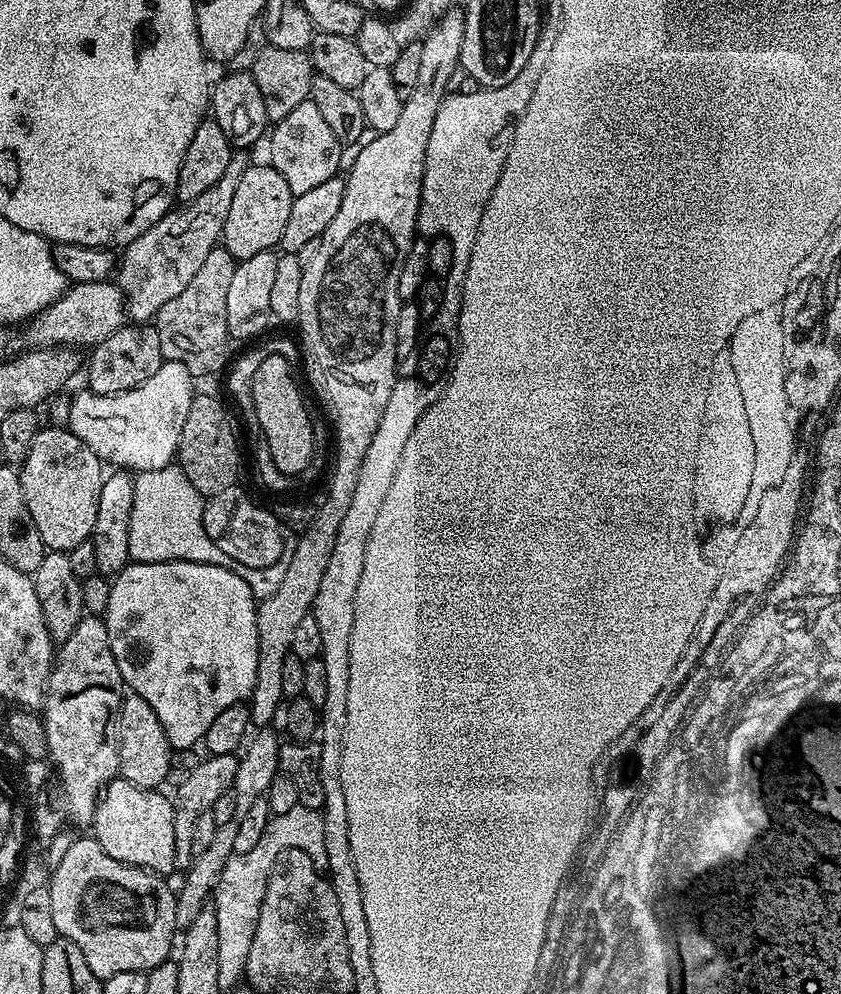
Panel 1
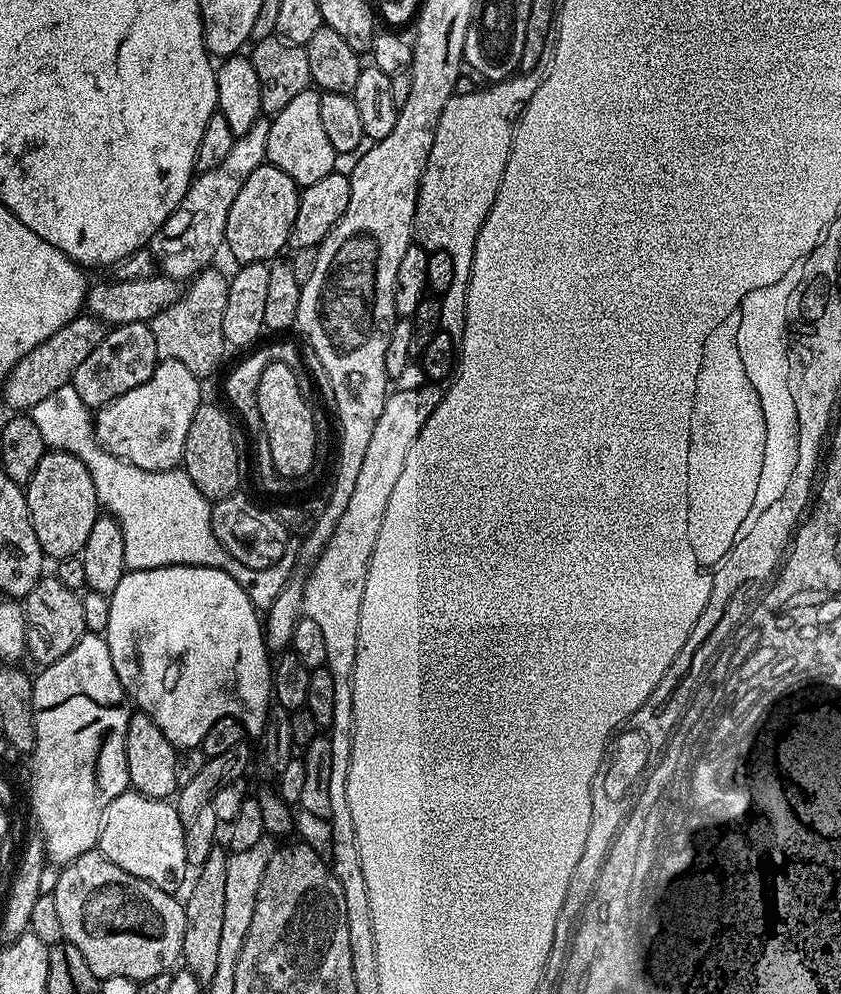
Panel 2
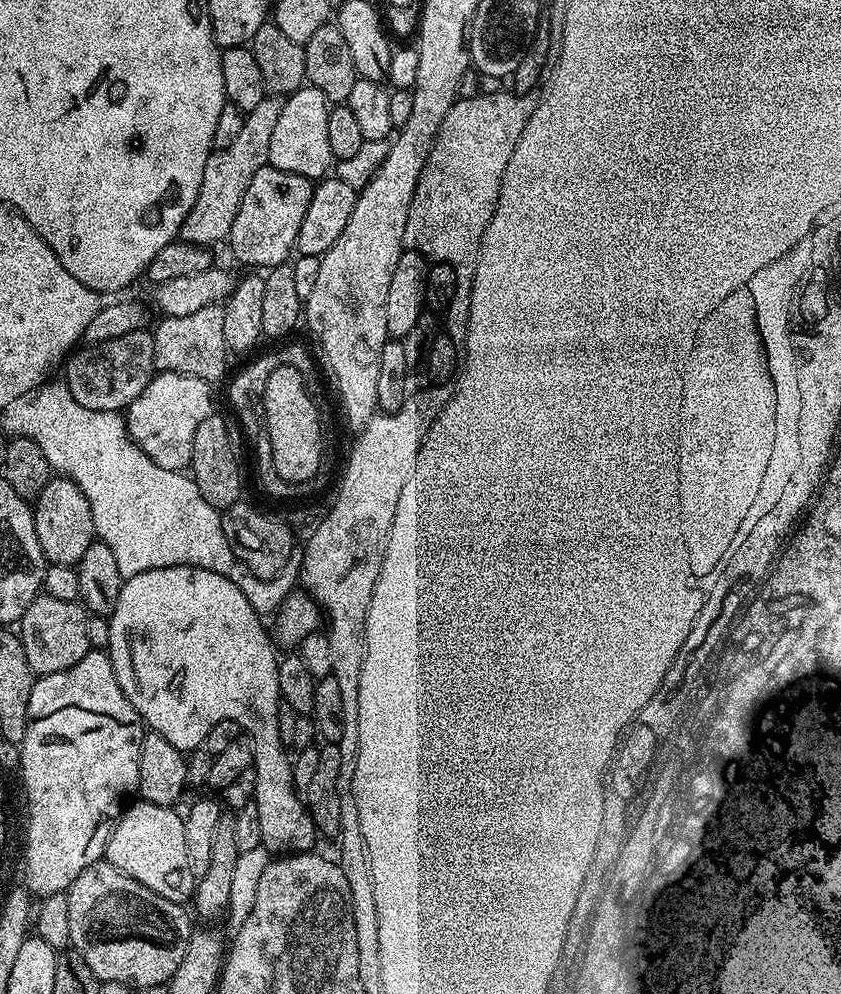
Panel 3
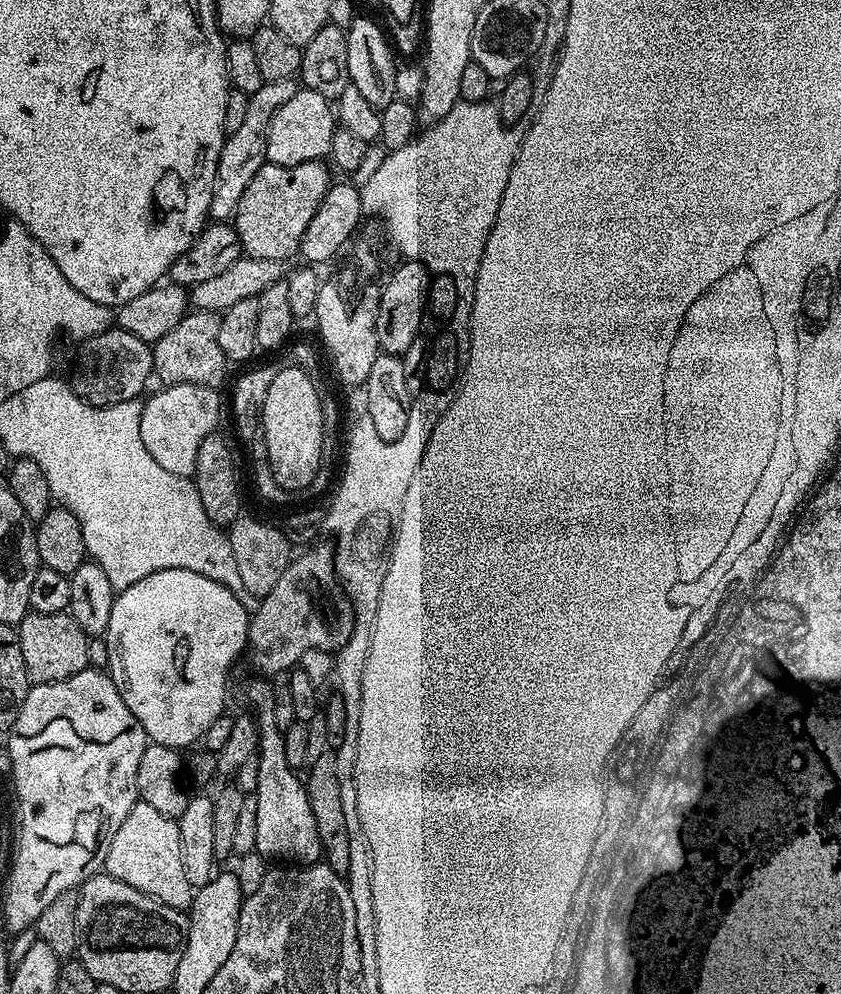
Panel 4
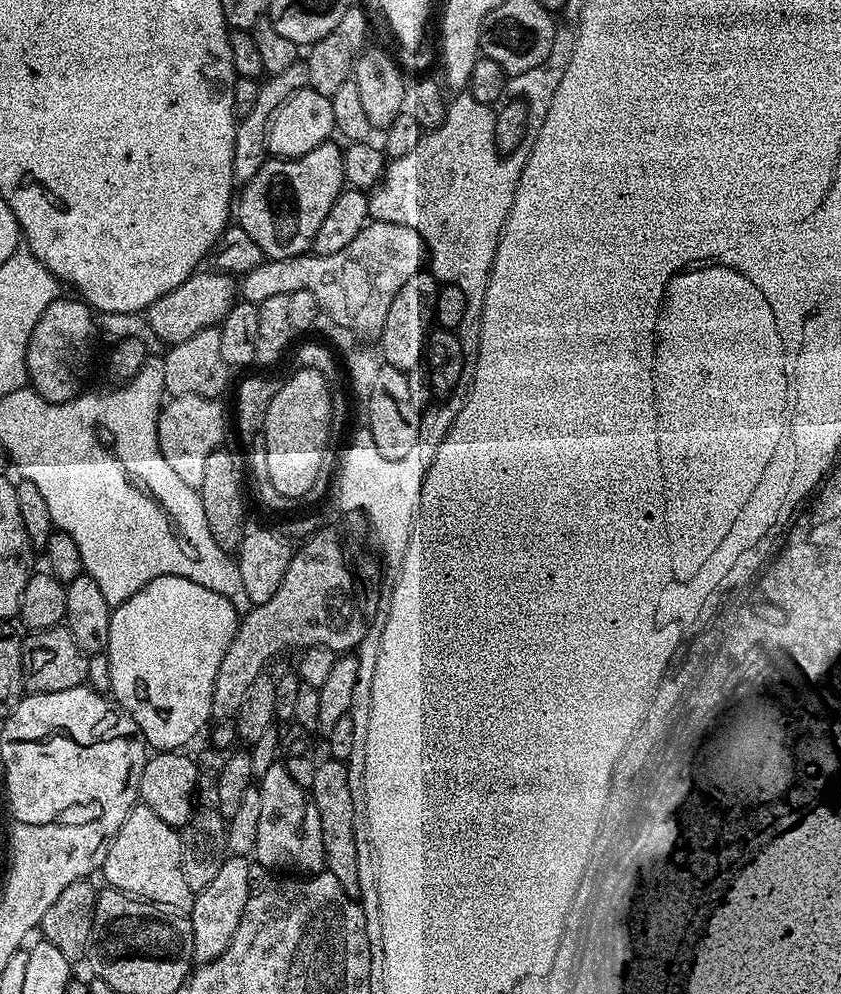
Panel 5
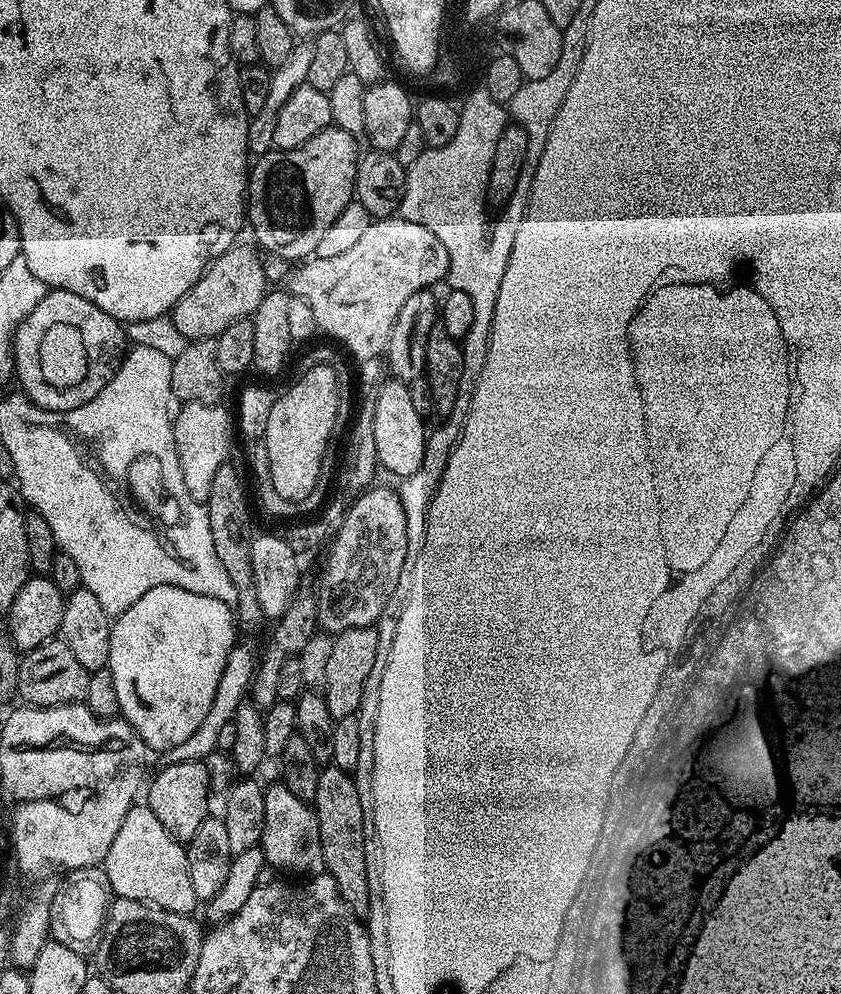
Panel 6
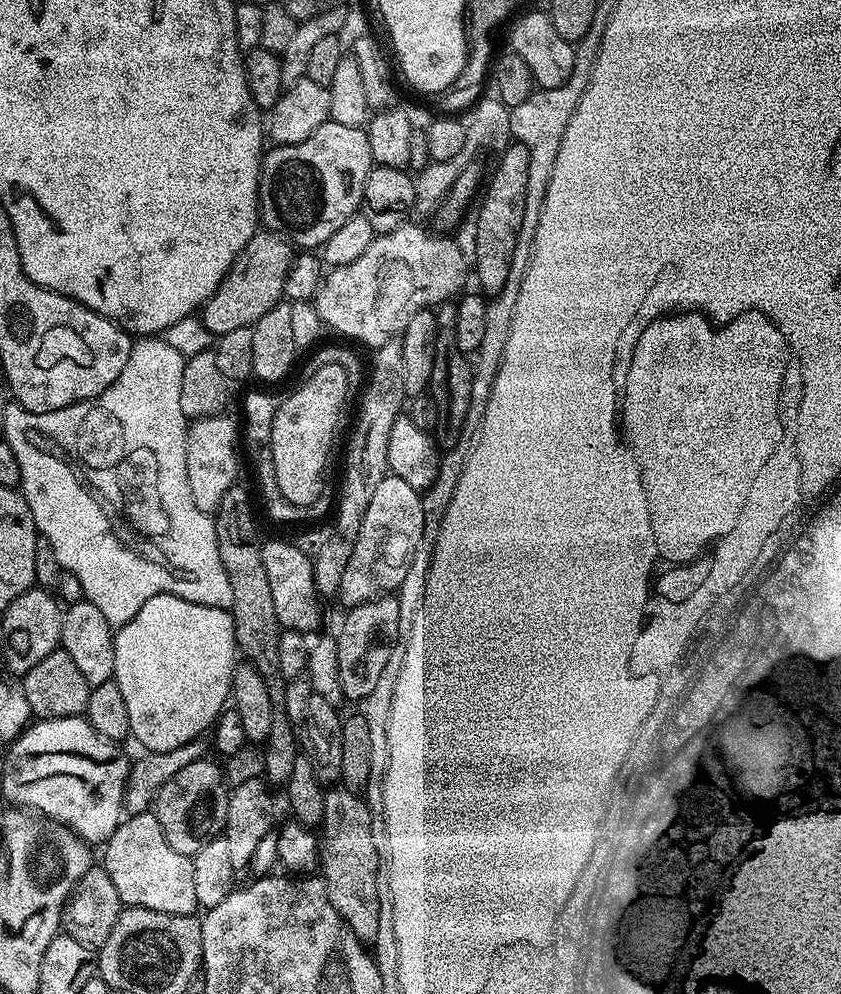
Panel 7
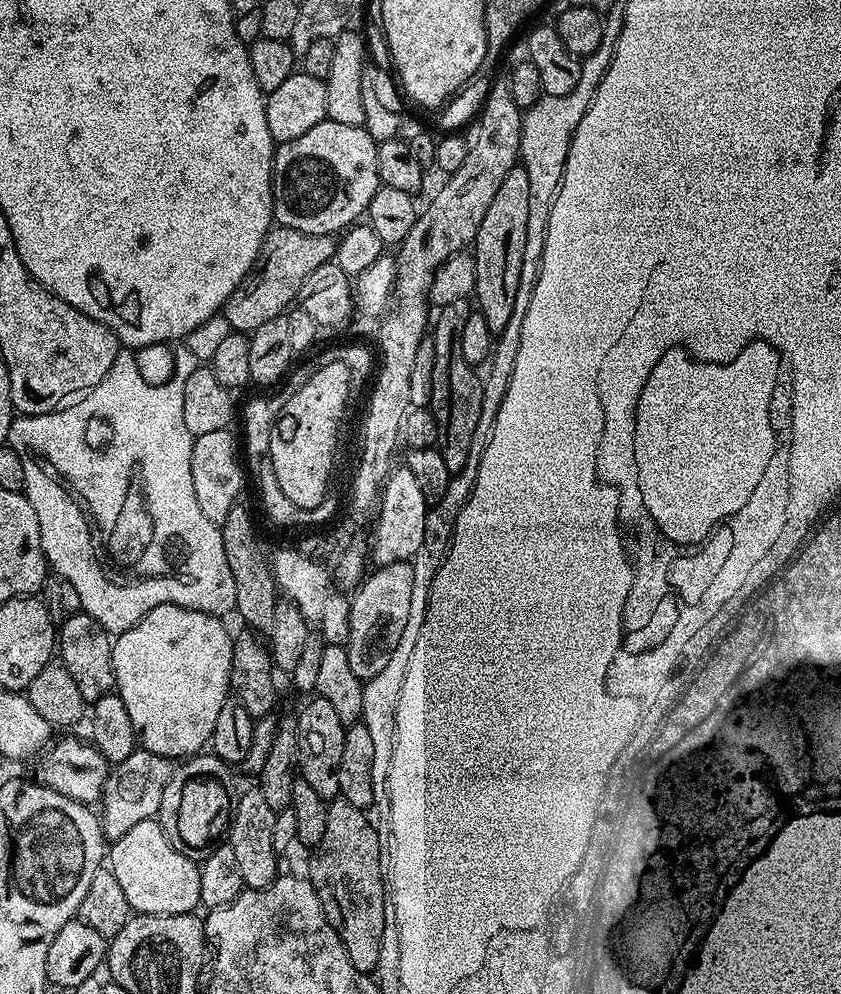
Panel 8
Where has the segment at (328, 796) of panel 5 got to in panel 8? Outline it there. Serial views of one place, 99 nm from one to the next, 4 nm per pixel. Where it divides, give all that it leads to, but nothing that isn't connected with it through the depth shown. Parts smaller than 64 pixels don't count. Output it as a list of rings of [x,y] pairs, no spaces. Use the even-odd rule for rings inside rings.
[[[337,798],[328,804],[328,813],[326,814],[326,834],[322,834],[322,842],[311,853],[312,861],[308,864],[307,879],[311,880],[314,890],[318,894],[318,898],[322,902],[322,910],[326,914],[326,918],[330,922],[330,926],[336,928],[336,932],[342,938],[342,946],[346,946],[346,954],[350,954],[350,962],[354,966],[354,970],[375,973],[376,963],[380,960],[380,947],[384,944],[384,927],[388,924],[388,916],[384,913],[384,892],[386,896],[386,886],[382,882],[382,866],[380,865],[380,847],[378,846],[378,834],[376,826],[372,823],[369,813],[359,809],[358,806],[352,806],[350,802],[343,798]]]

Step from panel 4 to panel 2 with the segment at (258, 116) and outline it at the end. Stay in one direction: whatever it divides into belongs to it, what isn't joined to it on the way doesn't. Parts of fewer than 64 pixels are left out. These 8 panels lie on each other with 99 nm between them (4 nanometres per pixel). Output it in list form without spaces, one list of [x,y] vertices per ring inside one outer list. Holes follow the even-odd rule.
[[[259,118],[245,133],[236,136],[234,146],[230,146],[230,154],[214,170],[199,173],[186,190],[182,202],[166,218],[166,222],[153,234],[150,241],[150,252],[163,275],[177,282],[191,281],[193,276],[203,272],[213,263],[216,251],[221,251],[224,244],[226,218],[230,218],[230,206],[234,206],[234,198],[238,198],[238,190],[242,190],[242,182],[258,170],[268,158],[266,154],[266,138],[270,134],[270,123]]]

